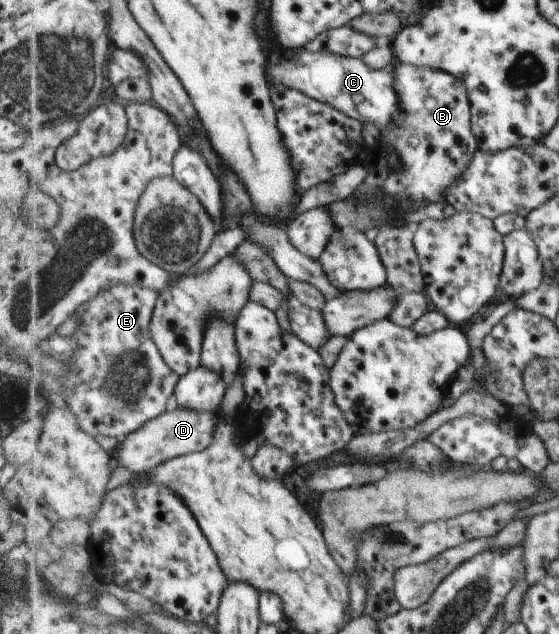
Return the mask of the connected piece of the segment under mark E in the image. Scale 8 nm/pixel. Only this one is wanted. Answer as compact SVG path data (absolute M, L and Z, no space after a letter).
M115 285L102 290L77 309L80 324L74 336L80 345L74 353L81 364L71 363L72 371L60 379L65 389L62 405L76 416L79 426L95 438L109 436L120 443L146 422L159 418L176 394L181 376L165 362L160 347L152 337L152 318L159 298L159 292L141 285Z

